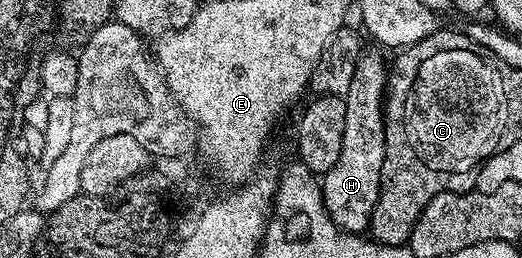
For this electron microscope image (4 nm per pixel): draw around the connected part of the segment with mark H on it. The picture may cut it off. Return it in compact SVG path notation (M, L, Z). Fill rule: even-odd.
M367 48L359 57L356 65L356 75L344 94L346 110L344 111L344 143L340 143L340 159L332 163L332 167L321 174L320 184L322 198L328 215L338 224L343 233L365 234L370 227L370 216L376 207L377 196L380 195L381 168L385 157L385 115L383 100L387 84L388 61L377 53L377 48Z

